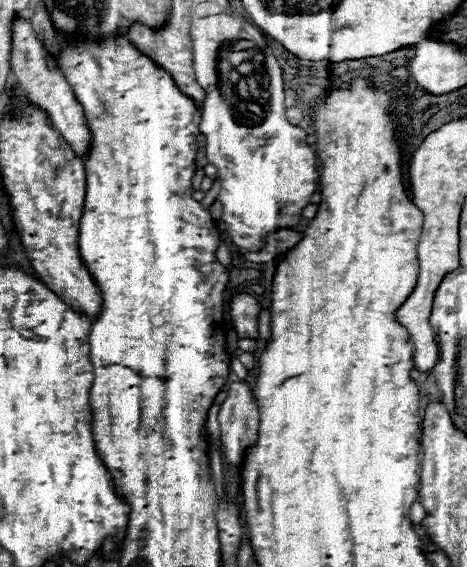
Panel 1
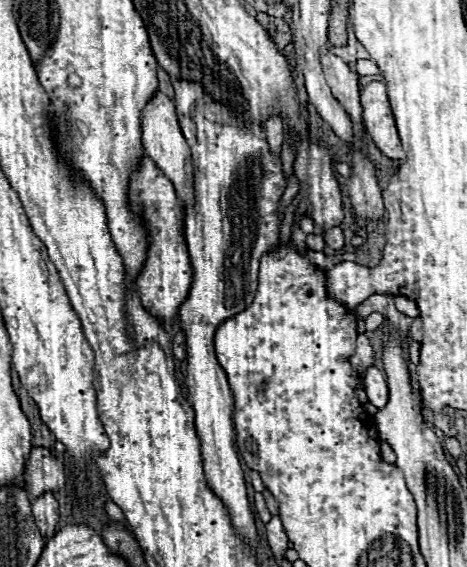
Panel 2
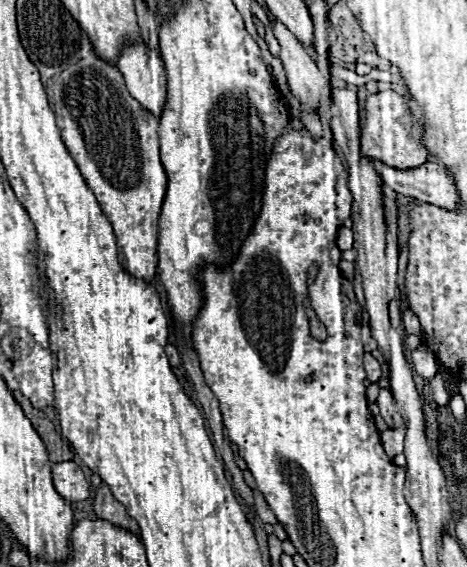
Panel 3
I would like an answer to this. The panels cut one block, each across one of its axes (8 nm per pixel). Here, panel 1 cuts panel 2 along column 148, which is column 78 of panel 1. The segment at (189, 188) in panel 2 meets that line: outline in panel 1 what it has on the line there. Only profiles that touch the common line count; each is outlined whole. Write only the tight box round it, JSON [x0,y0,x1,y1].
[12,20,92,158]

